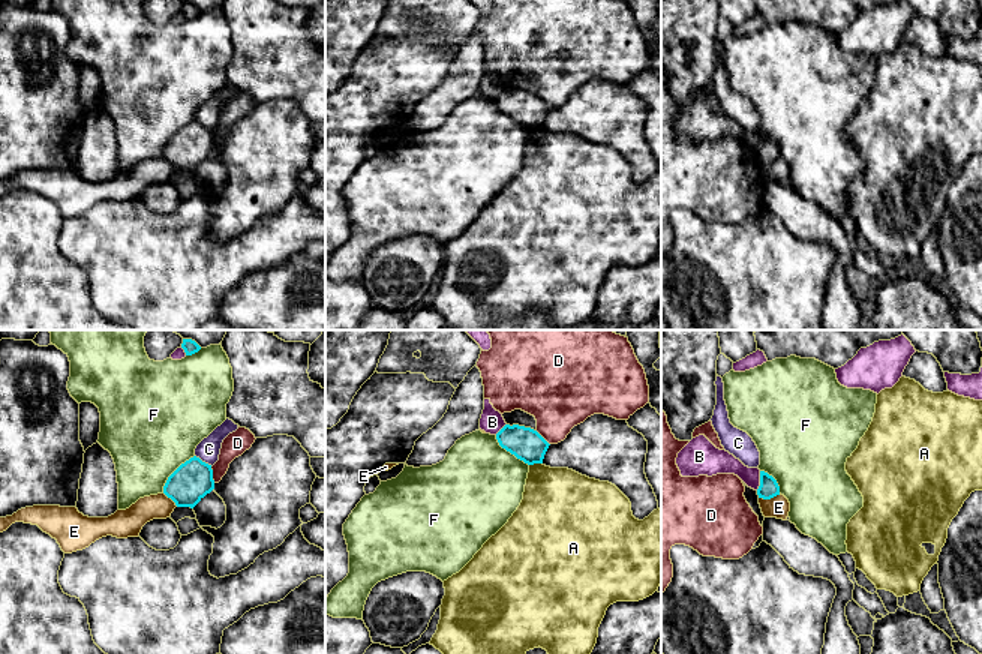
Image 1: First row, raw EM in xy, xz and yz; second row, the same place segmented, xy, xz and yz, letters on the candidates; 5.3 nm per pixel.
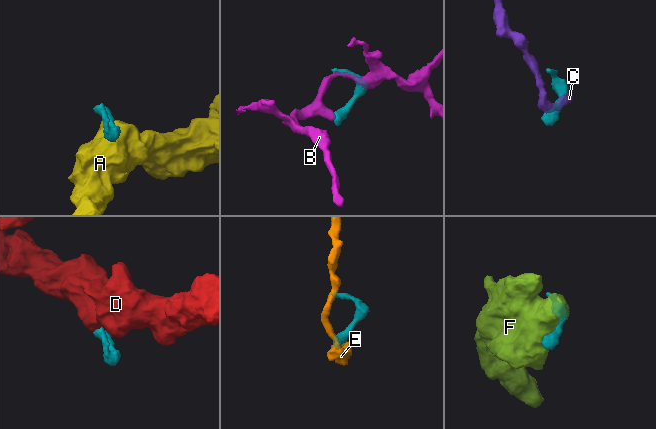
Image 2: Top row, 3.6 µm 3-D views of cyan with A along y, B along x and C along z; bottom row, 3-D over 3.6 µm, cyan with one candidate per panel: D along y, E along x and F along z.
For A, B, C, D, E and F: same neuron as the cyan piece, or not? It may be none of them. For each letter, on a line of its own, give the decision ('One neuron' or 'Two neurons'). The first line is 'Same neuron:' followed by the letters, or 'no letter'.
Same neuron: no letter
A: Two neurons
B: Two neurons
C: Two neurons
D: Two neurons
E: Two neurons
F: Two neurons

